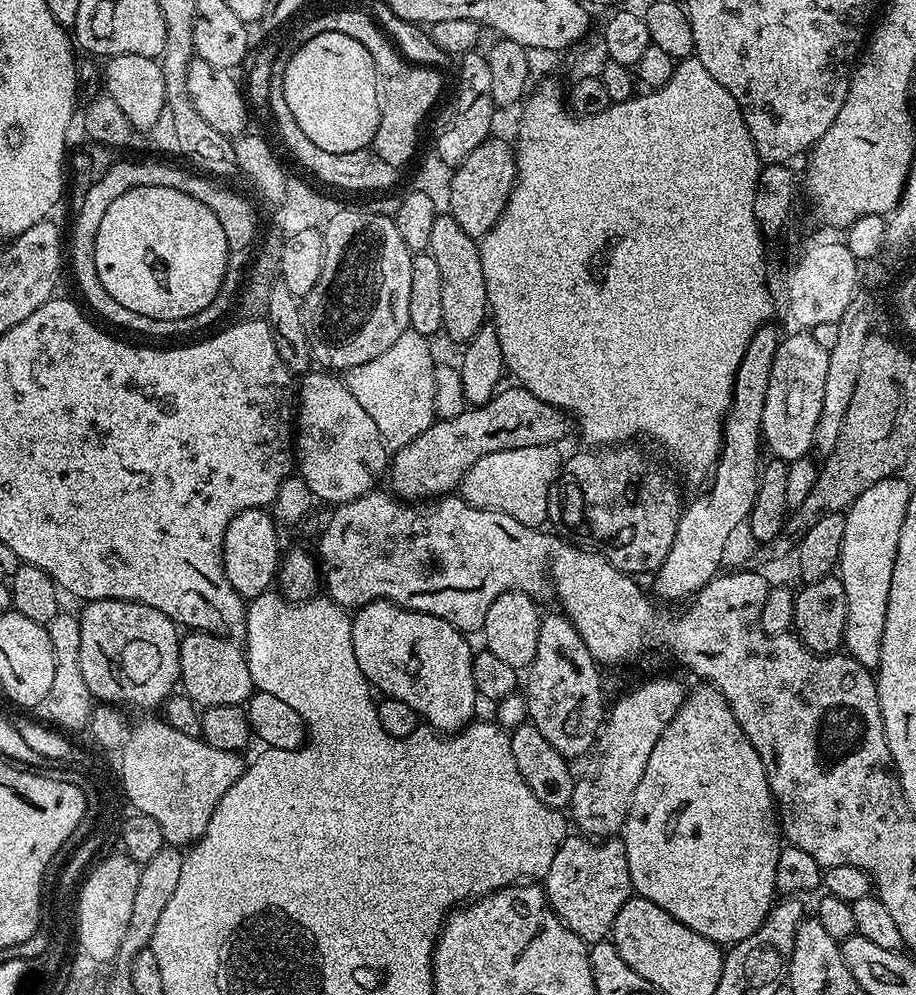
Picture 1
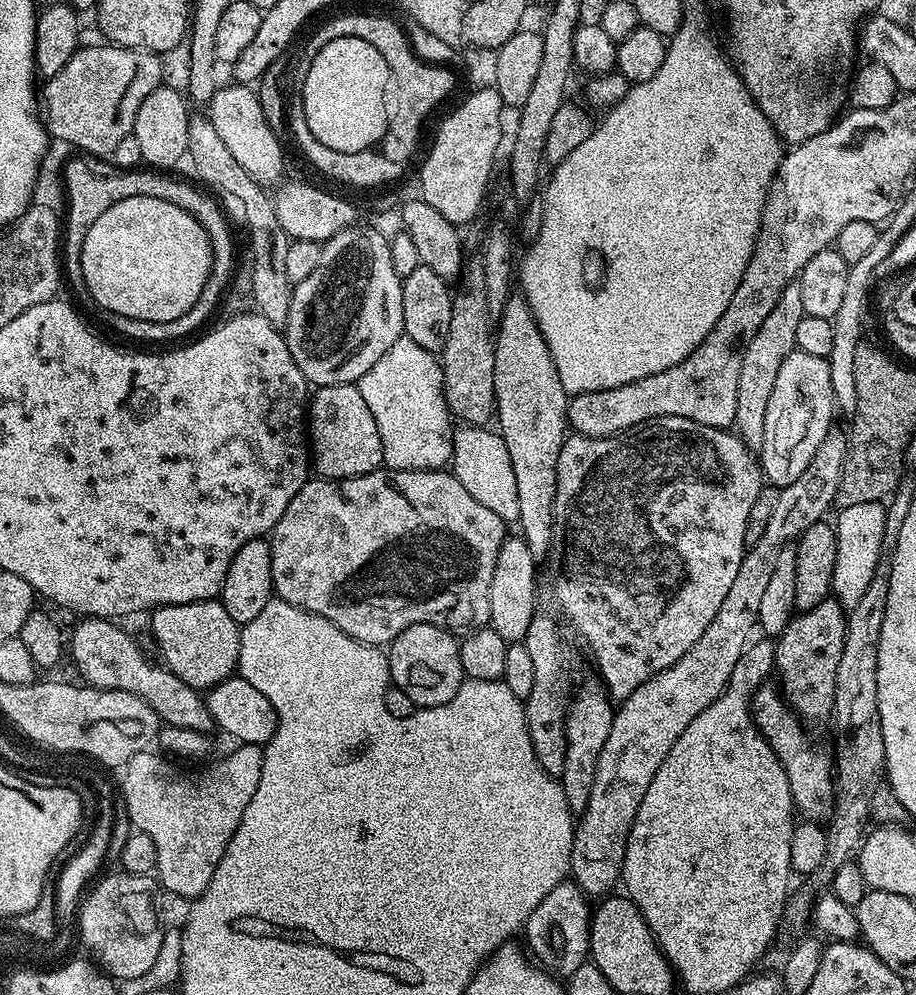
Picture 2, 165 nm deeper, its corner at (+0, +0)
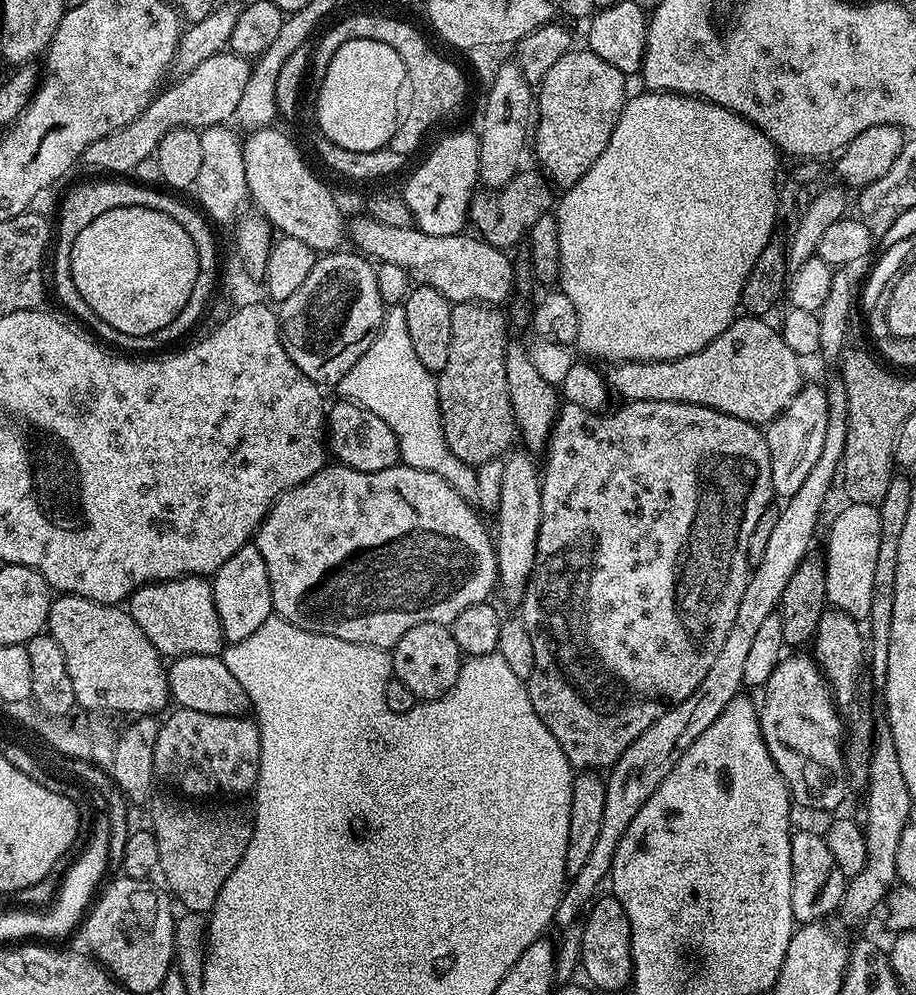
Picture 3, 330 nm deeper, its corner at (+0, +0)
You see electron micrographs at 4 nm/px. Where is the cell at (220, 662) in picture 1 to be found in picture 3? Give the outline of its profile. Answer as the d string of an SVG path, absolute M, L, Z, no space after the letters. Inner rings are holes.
M183 576L177 580L162 580L158 584L144 584L128 597L126 611L142 630L145 640L152 643L152 646L160 652L161 657L175 658L190 654L220 656L226 647L222 622L214 606L211 579L202 576Z

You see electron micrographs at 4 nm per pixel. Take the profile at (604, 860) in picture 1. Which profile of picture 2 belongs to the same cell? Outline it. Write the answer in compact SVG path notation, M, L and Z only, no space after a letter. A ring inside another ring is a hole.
M575 882L554 886L554 890L550 890L550 894L546 894L538 906L534 906L534 914L530 914L522 929L522 936L528 939L527 951L536 955L535 963L545 970L551 970L557 977L572 976L574 970L578 970L578 966L586 963L590 956L588 943L592 913L589 897Z

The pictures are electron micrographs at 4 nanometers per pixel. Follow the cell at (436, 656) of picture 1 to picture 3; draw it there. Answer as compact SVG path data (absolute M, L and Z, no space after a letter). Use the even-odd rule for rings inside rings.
M419 624L402 638L398 638L395 648L391 649L390 668L395 679L401 680L421 701L437 700L452 691L460 673L462 653L458 642L454 642L451 627L447 624Z

